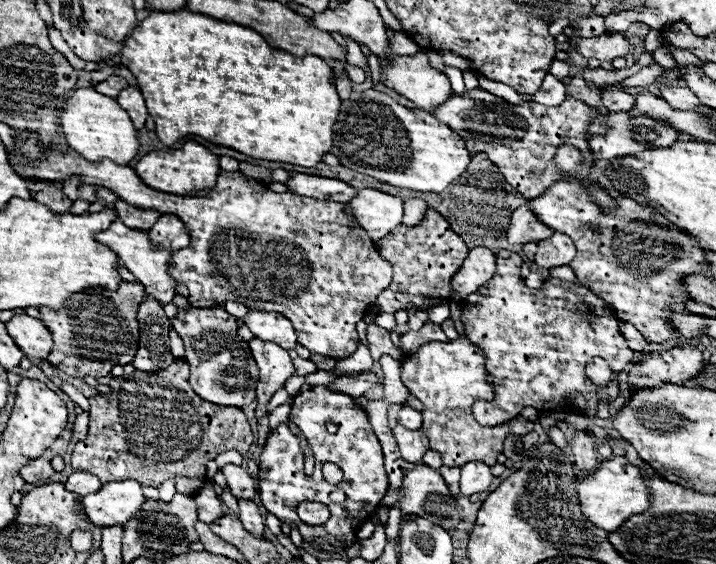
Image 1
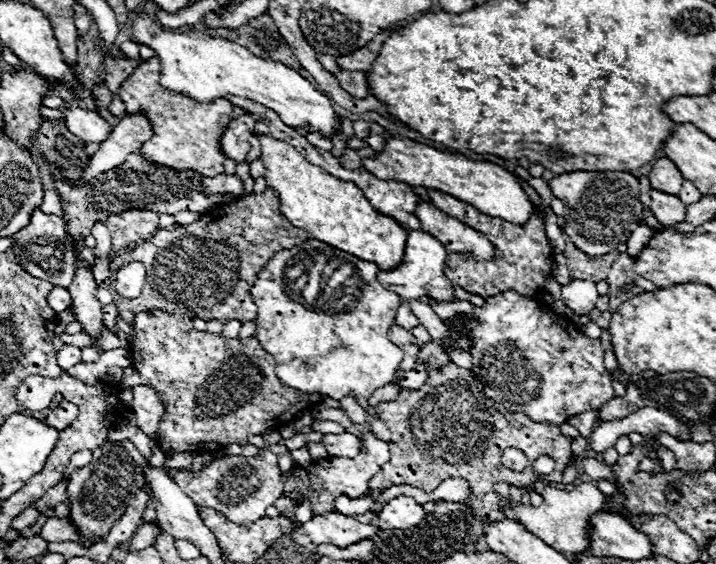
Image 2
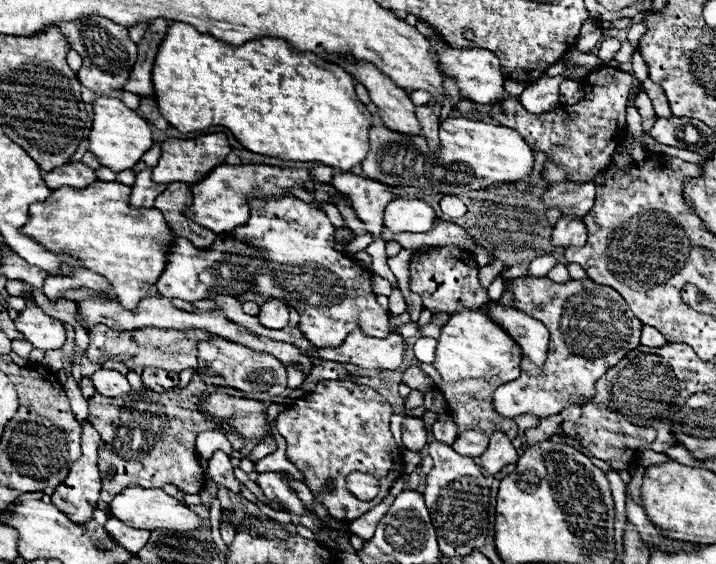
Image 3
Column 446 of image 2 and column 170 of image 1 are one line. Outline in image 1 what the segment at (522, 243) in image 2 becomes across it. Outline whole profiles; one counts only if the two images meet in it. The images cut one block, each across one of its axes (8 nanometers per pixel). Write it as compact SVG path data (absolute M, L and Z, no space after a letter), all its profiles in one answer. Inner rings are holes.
M14 132L14 154L8 152L8 162L14 172L24 180L44 180L44 182L64 182L78 176L82 184L104 186L112 190L120 200L142 210L156 210L160 214L178 216L190 234L190 244L184 250L176 250L168 260L168 274L190 288L188 302L194 308L220 306L222 302L234 298L244 306L266 312L284 314L296 334L298 344L306 346L312 354L330 356L336 360L348 358L358 346L356 322L360 322L366 310L374 304L378 294L386 290L392 282L392 266L374 250L368 234L358 226L352 216L344 214L344 206L330 200L314 200L306 196L296 196L290 192L272 192L258 180L244 176L242 172L220 172L216 186L208 196L172 196L150 190L130 166L118 166L110 160L88 162L82 154L68 146L48 146L46 150L36 136Z

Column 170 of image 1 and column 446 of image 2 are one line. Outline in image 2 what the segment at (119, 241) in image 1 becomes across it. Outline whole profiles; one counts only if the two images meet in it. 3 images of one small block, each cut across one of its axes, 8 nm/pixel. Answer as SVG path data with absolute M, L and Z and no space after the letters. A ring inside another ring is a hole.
M422 230L408 232L402 262L394 270L380 270L378 272L378 282L386 290L396 292L400 298L406 298L406 300L428 296L428 298L434 298L438 302L452 302L454 300L452 282L444 276L446 254L448 252L444 250L444 246L436 238L432 238L430 234L426 234Z

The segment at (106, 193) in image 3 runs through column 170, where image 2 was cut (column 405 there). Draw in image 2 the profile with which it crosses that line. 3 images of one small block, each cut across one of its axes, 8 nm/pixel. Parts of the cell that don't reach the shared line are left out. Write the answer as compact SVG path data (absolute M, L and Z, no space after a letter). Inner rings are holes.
M258 132L254 134L262 148L260 160L264 164L266 184L278 192L280 212L292 226L306 230L314 240L354 254L360 260L374 262L380 270L392 270L398 262L402 262L408 232L402 230L392 218L376 212L354 182L342 182L320 166L306 162L302 154L282 140Z

